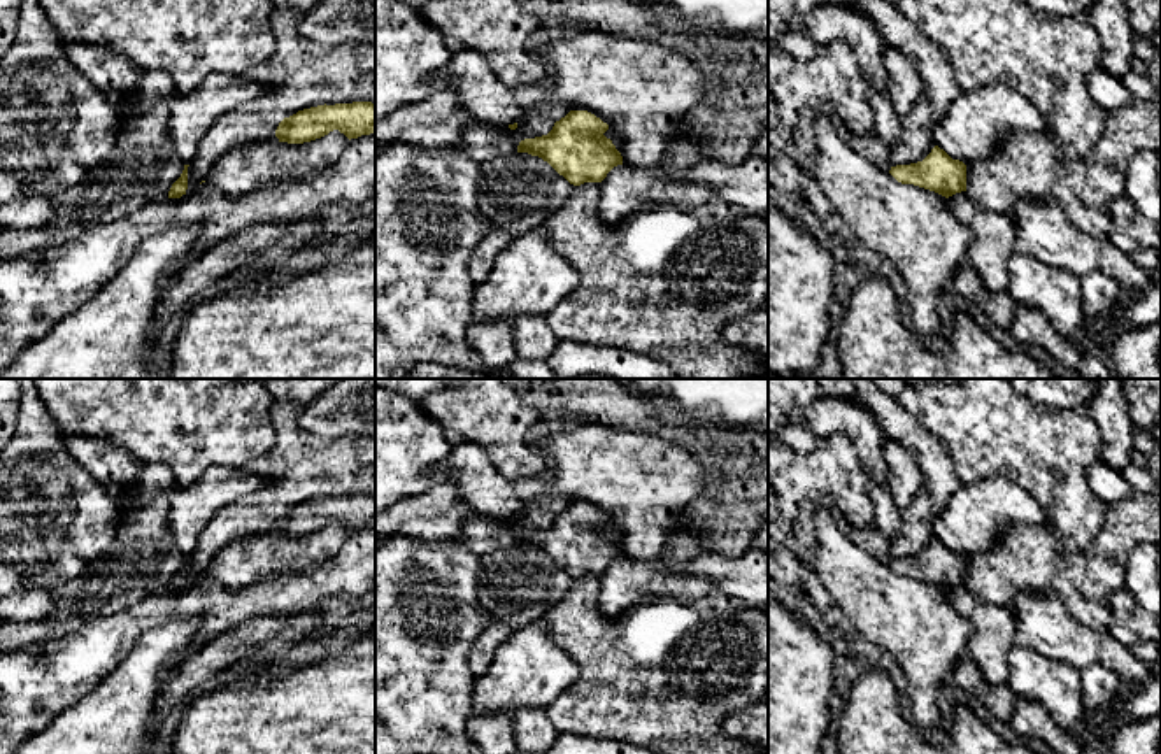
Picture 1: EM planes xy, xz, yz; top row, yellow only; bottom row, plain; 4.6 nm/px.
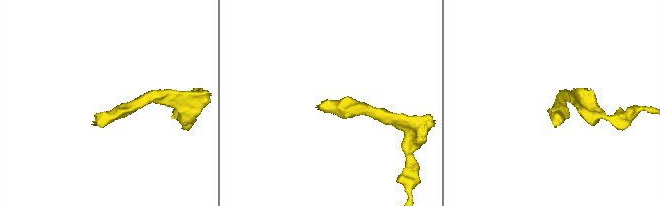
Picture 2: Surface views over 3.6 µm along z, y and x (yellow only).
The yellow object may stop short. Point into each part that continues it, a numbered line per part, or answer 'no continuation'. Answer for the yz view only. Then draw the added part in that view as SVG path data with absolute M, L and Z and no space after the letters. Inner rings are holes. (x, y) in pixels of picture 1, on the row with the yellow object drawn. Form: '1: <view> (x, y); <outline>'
no continuation

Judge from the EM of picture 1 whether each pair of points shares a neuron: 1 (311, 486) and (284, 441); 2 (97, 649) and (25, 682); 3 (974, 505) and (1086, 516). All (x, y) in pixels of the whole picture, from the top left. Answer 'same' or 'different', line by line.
1: same
2: same
3: different

